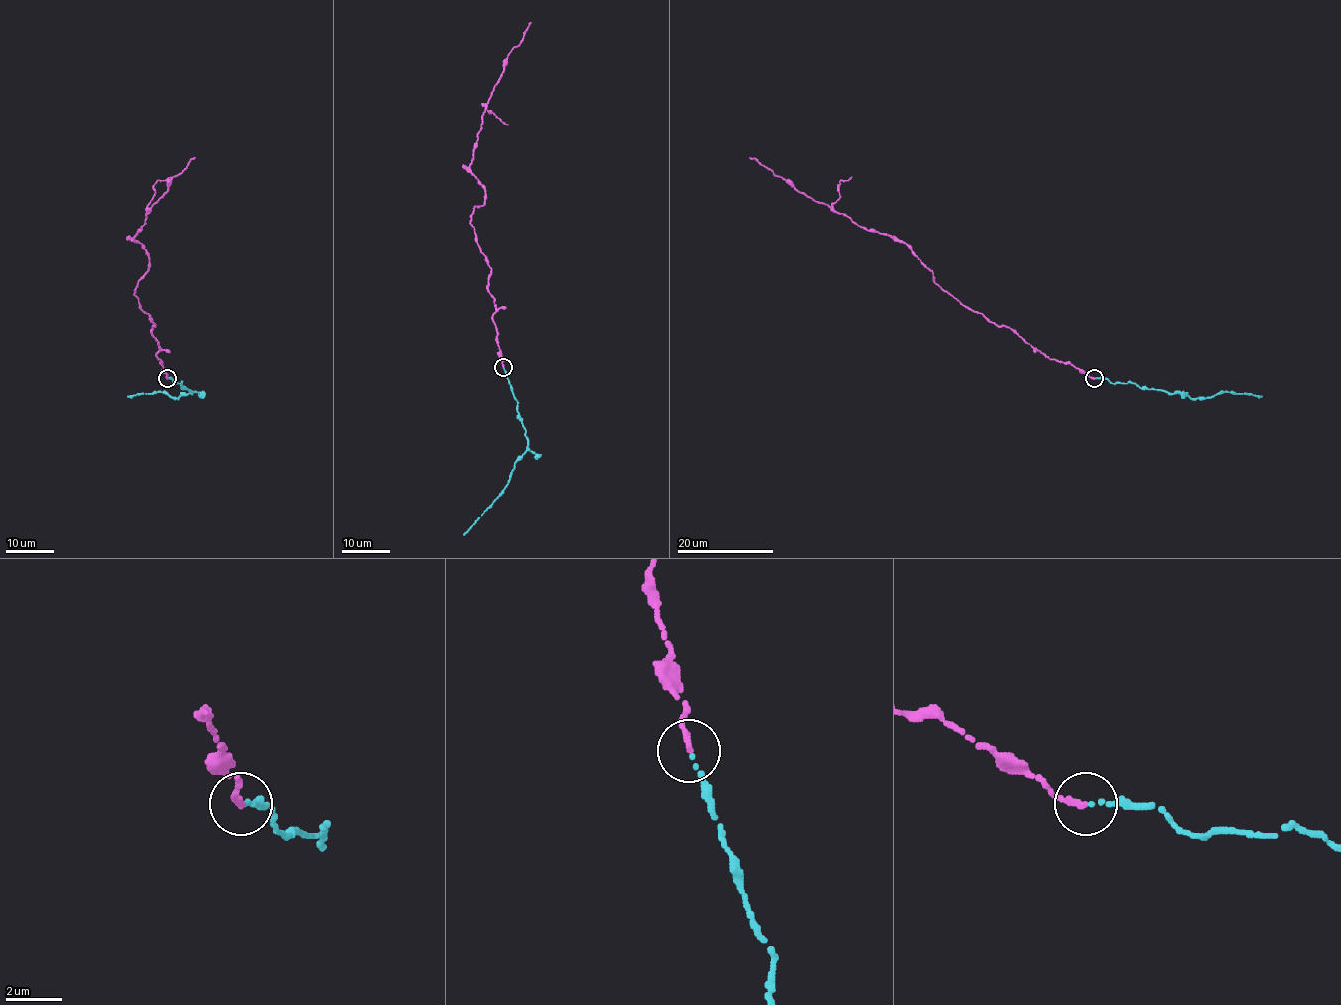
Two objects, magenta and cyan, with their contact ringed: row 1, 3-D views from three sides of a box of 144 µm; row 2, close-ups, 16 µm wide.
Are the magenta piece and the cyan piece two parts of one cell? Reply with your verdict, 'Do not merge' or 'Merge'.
Merge

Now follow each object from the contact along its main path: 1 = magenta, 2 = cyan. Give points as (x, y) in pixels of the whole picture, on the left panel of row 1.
1: (167, 378), (157, 357), (155, 324), (134, 294), (149, 260), (134, 237), (171, 178), (195, 158)
2: (167, 378), (174, 383), (182, 382), (180, 385), (191, 394), (183, 394), (178, 399), (154, 391), (128, 396)

